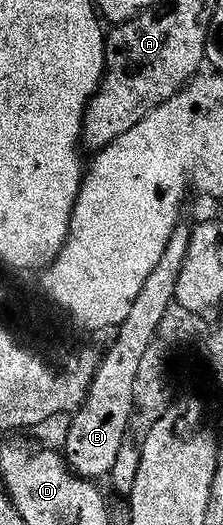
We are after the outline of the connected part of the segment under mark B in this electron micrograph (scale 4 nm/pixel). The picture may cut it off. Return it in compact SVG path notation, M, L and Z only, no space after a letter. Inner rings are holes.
M179 225L172 233L168 249L164 249L164 257L160 257L159 264L152 271L152 277L148 277L144 289L140 289L140 297L136 297L132 313L128 313L121 327L117 328L115 335L118 336L115 337L110 352L101 358L86 404L79 407L69 420L70 432L66 435L64 458L70 469L82 478L98 481L102 476L109 476L116 465L121 447L128 441L136 373L139 372L140 361L143 360L153 335L170 307L175 305L177 282L188 256L190 235L191 228L186 225Z

